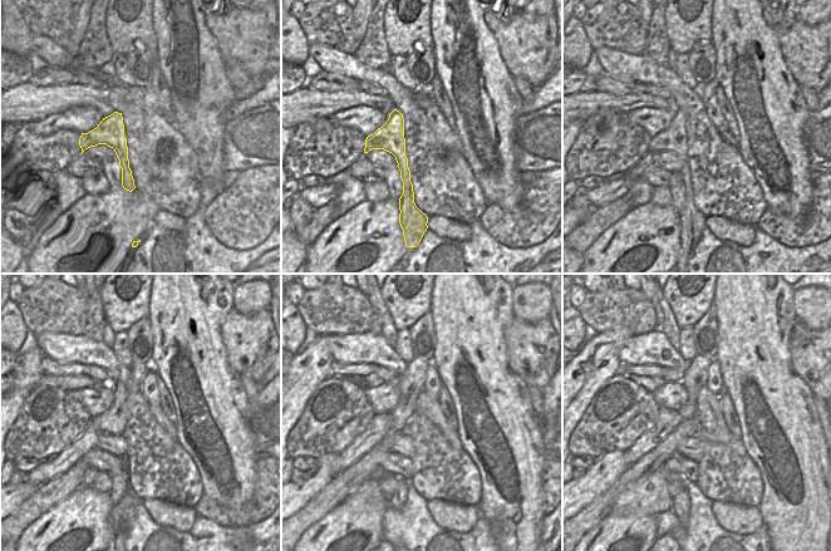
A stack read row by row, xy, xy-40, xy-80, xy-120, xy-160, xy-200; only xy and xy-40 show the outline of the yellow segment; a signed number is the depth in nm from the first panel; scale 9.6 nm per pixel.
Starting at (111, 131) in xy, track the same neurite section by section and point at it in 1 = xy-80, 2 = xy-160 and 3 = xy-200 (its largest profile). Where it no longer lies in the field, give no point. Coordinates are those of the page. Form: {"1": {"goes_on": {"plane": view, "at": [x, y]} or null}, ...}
{"1": {"goes_on": {"plane": "xy-80", "at": [673, 139]}}, "2": {"goes_on": {"plane": "xy-160", "at": [412, 382]}}, "3": {"goes_on": {"plane": "xy-200", "at": [696, 375]}}}

